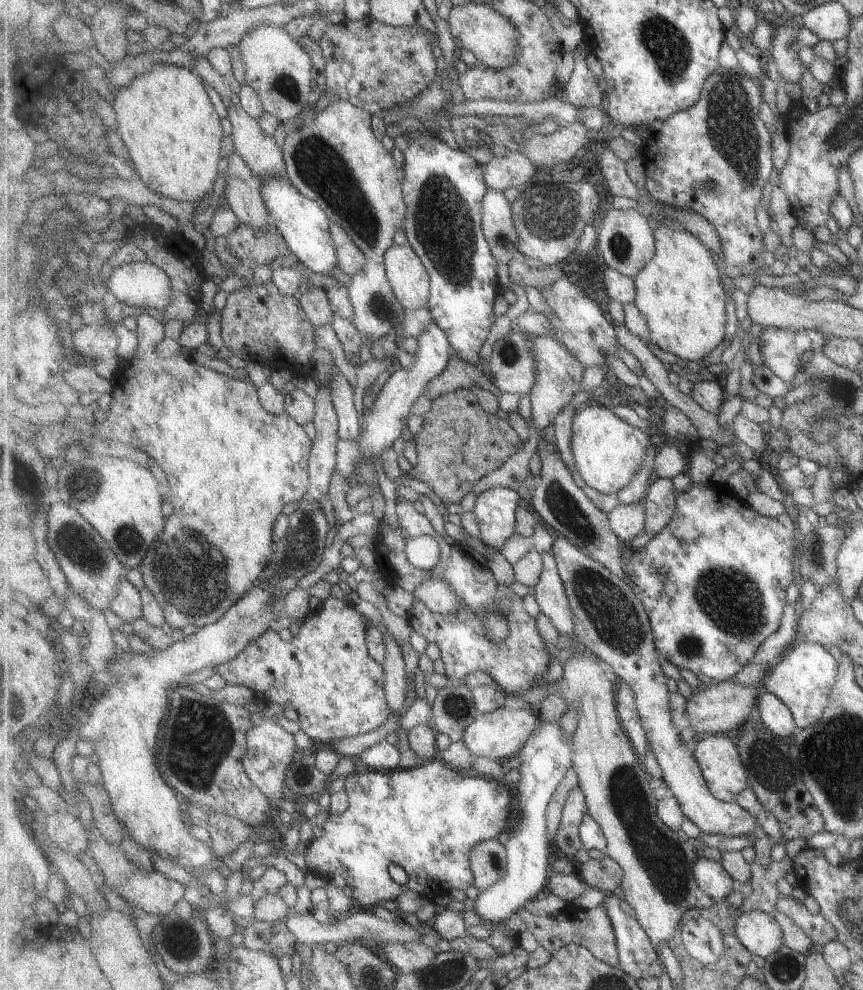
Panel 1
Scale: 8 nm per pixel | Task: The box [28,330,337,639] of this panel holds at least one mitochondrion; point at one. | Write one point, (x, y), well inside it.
(190, 569)

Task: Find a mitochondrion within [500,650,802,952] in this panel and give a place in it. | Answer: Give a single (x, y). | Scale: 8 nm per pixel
(662, 861)

